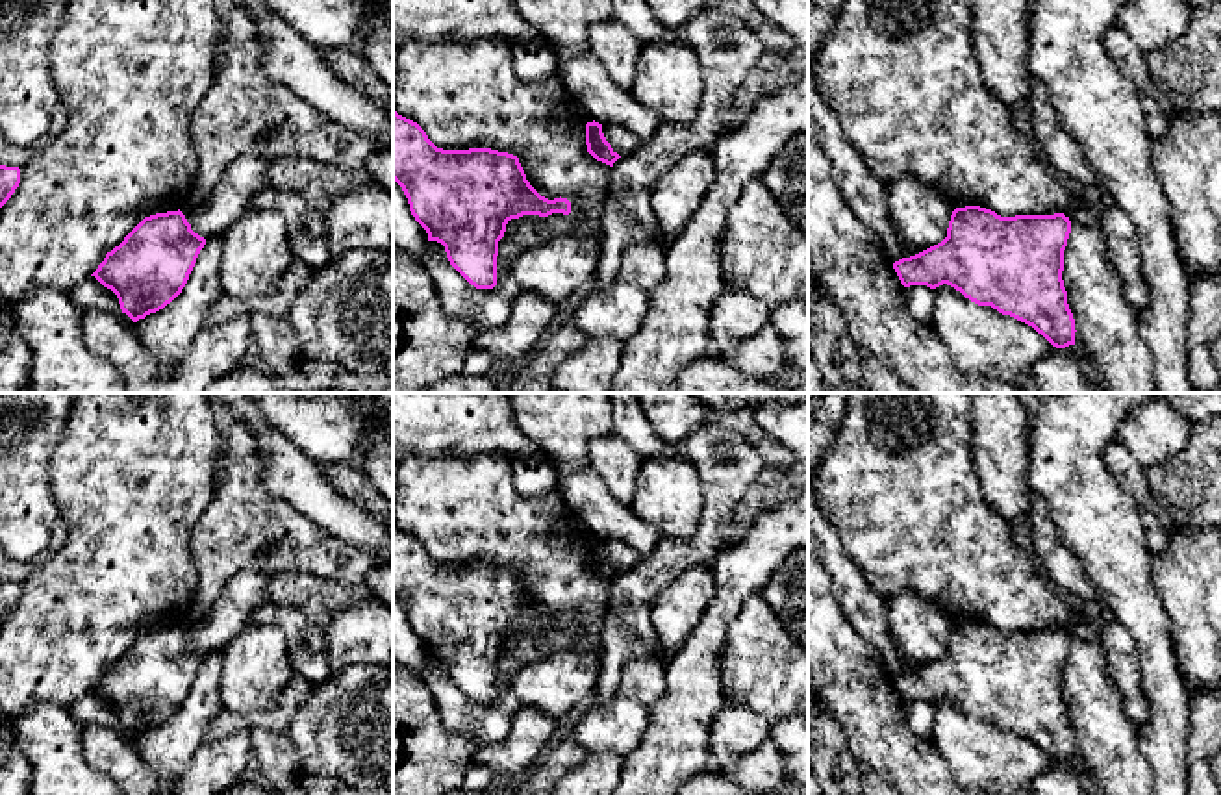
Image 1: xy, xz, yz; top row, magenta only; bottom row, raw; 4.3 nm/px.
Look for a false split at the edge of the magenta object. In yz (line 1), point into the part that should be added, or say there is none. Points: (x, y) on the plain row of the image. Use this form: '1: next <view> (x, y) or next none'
1: next none

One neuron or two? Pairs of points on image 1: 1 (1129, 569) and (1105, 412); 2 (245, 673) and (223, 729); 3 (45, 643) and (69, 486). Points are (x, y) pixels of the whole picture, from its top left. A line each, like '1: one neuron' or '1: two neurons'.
1: one neuron
2: two neurons
3: one neuron

